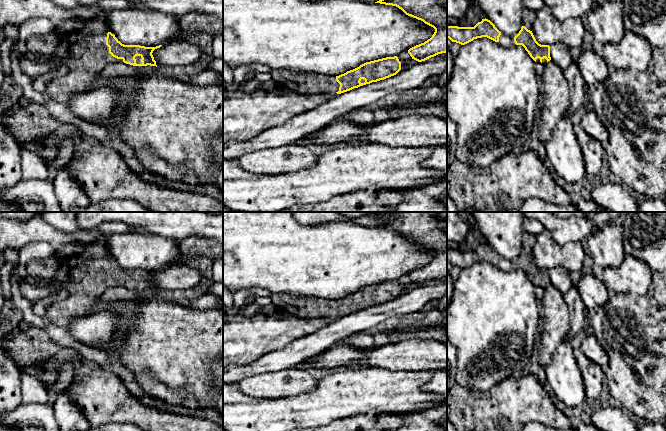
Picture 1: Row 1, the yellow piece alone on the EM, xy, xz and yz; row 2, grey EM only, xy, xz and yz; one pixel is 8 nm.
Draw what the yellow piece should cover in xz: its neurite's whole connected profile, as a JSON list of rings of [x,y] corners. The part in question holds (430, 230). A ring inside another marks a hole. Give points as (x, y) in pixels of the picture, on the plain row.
[[[390,212],[392,219],[375,227],[392,229],[401,233],[406,239],[423,245],[435,253],[430,263],[408,274],[412,283],[422,286],[438,278],[447,276],[447,220],[430,212]]]

